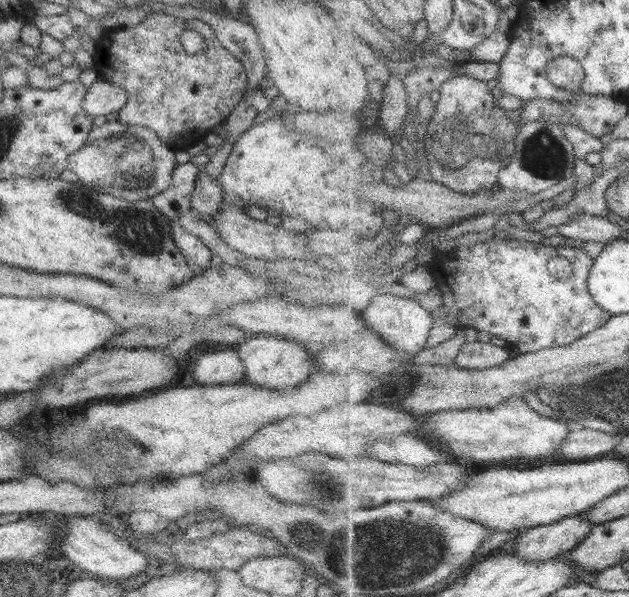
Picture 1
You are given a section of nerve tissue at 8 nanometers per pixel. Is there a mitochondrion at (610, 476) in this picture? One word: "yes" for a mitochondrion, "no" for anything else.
no

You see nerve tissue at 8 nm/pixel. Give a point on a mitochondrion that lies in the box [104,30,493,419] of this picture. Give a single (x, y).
(145, 176)

